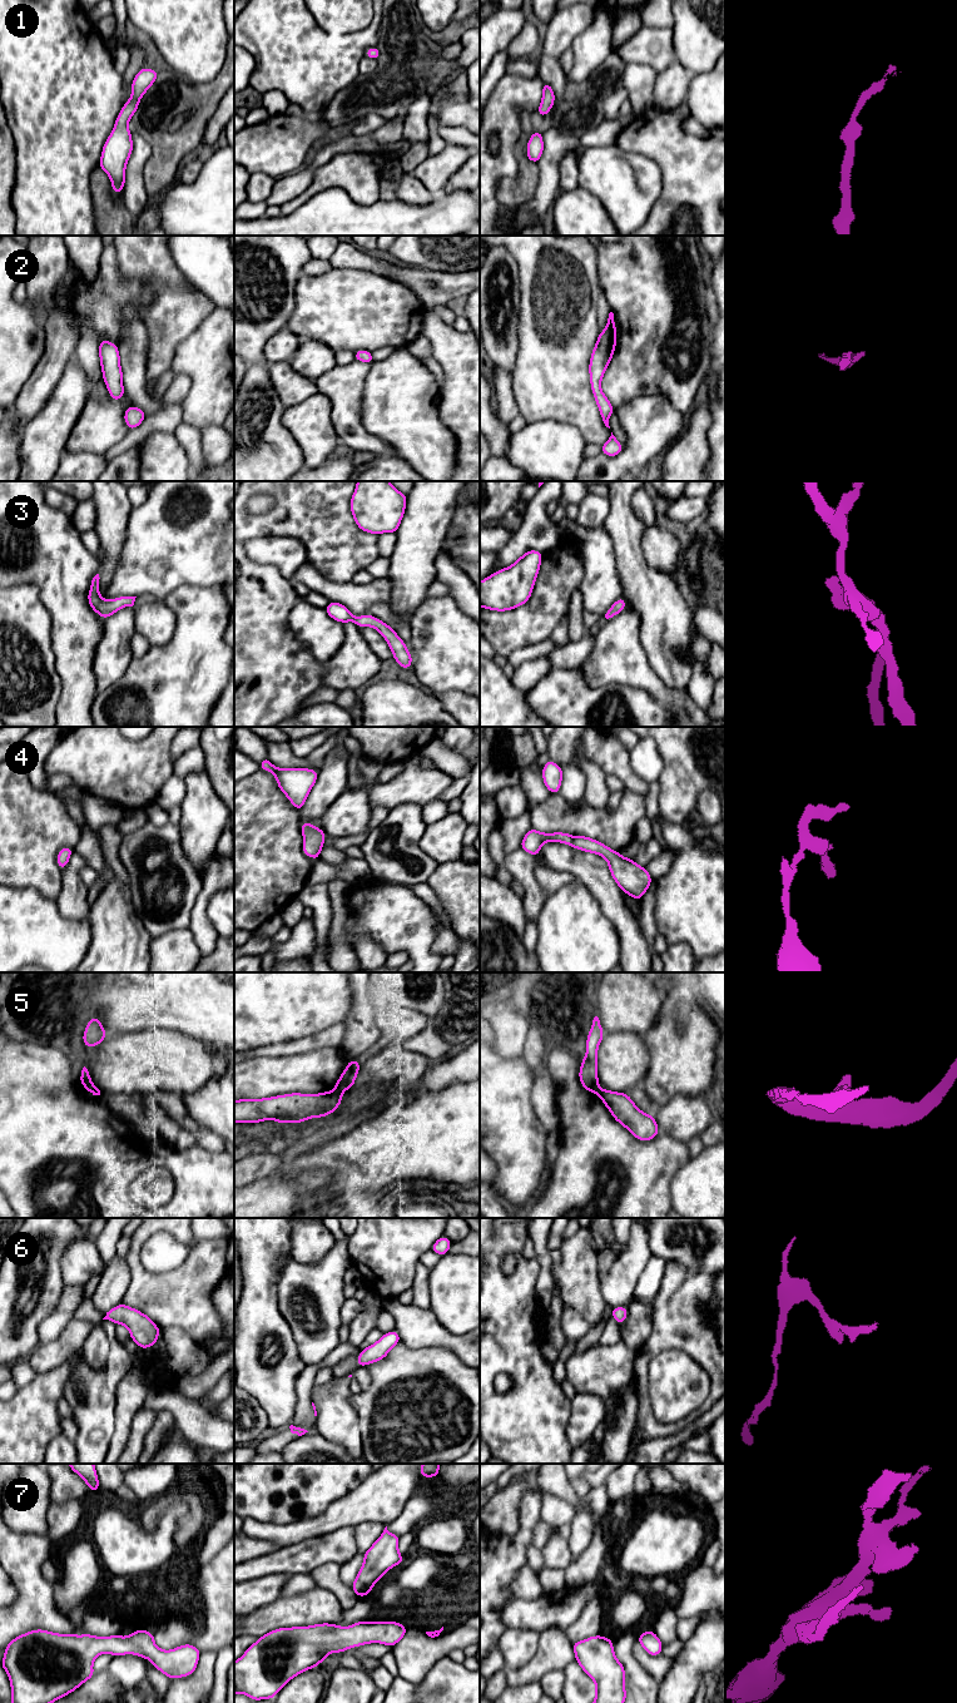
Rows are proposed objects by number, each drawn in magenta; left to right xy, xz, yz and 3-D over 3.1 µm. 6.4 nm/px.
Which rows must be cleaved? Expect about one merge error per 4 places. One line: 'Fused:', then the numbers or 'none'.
Fused: none

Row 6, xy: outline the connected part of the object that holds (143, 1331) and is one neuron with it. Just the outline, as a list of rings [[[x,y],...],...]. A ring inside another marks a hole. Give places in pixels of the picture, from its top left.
[[[124,1303],[109,1310],[103,1320],[124,1325],[129,1330],[130,1338],[143,1350],[154,1346],[160,1333],[160,1328],[150,1317]]]

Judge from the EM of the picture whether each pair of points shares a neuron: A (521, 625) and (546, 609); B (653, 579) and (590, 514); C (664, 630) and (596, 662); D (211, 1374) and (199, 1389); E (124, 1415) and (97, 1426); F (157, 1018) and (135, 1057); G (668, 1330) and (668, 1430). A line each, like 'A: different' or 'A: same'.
A: same
B: different
C: different
D: same
E: different
F: different
G: same

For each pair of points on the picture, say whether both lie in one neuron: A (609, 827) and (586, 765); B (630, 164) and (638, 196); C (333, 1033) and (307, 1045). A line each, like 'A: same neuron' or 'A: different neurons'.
A: different neurons
B: same neuron
C: same neuron

